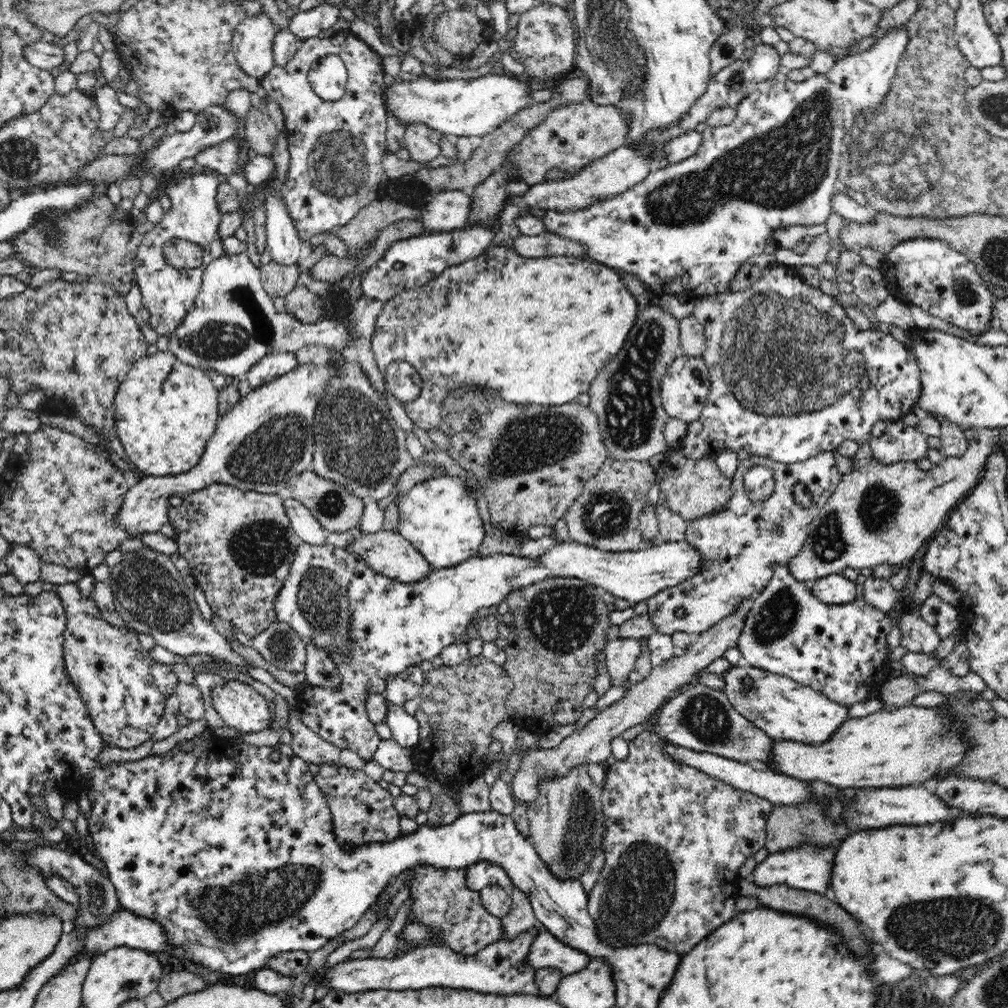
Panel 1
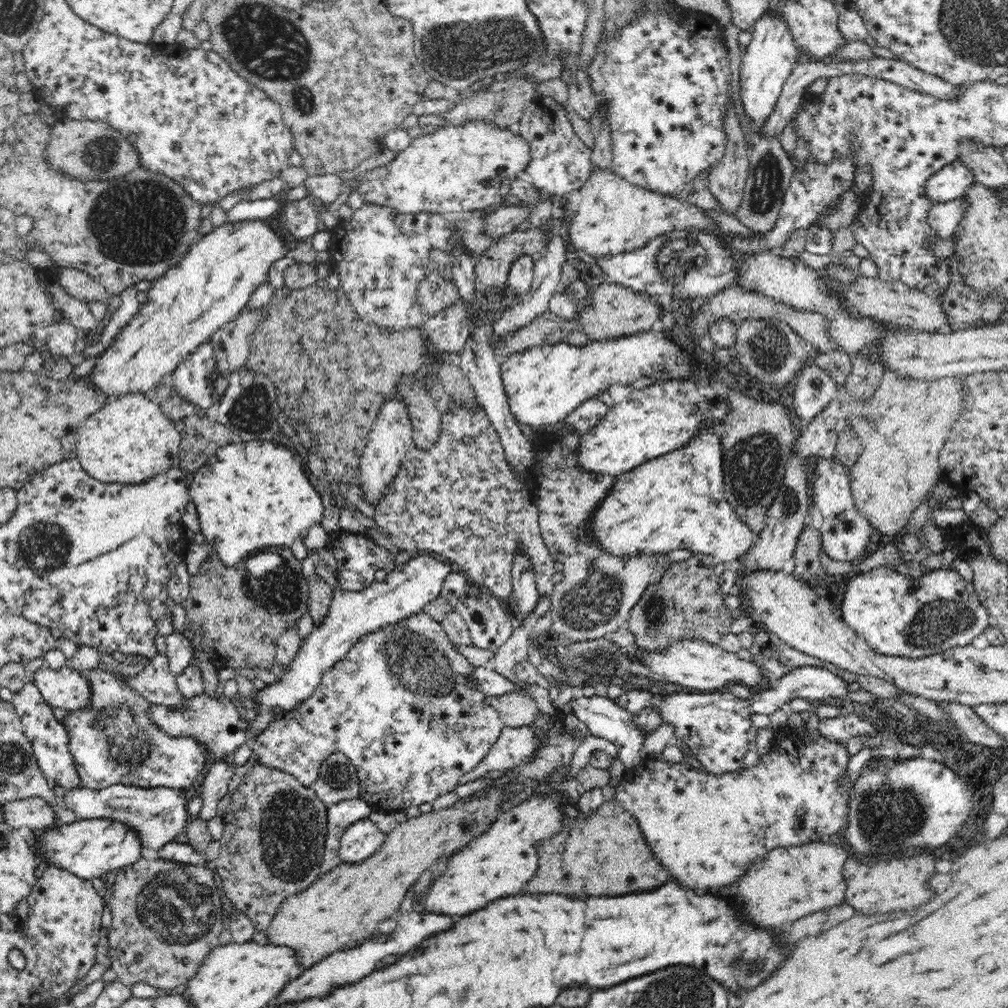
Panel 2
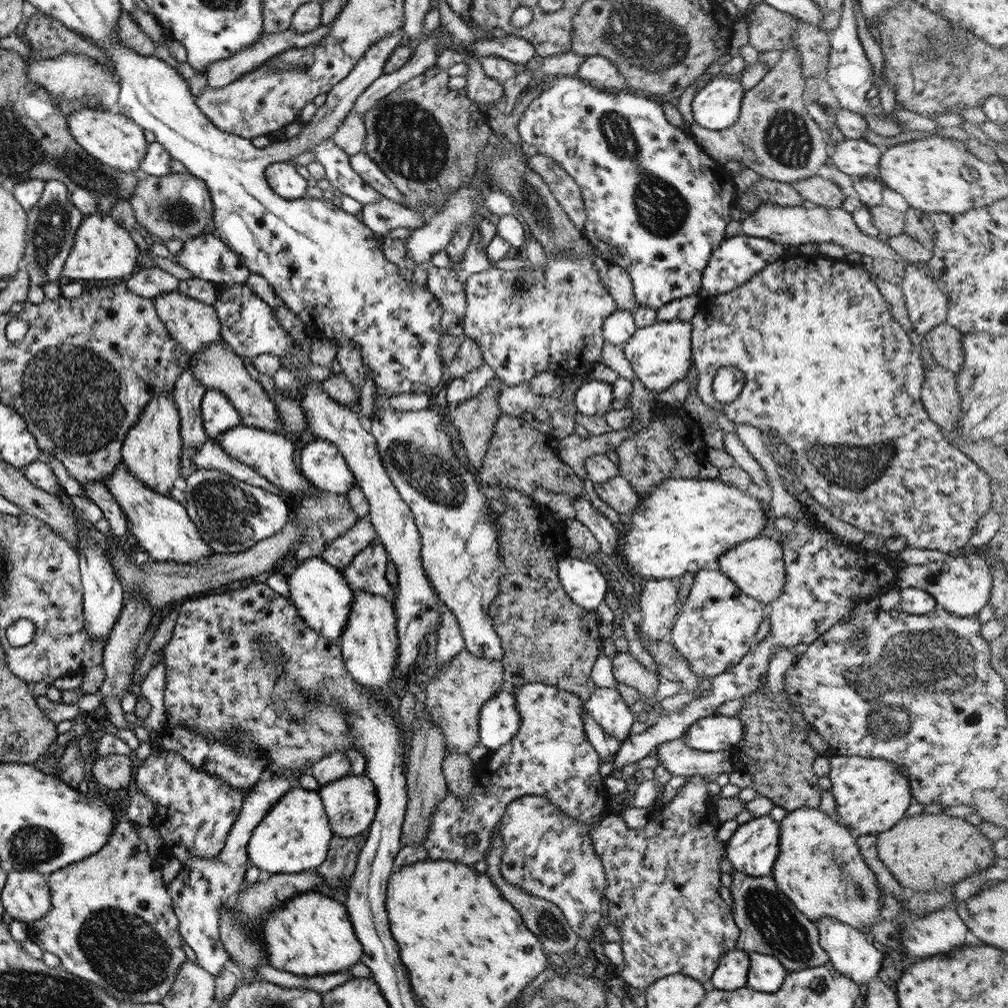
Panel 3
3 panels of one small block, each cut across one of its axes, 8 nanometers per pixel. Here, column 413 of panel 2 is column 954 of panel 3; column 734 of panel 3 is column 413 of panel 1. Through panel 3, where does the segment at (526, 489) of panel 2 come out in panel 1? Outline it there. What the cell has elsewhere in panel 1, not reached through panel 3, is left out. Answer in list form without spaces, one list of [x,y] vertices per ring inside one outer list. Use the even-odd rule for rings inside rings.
[[[491,244],[486,248],[486,250],[480,254],[480,256],[476,256],[476,258],[468,259],[466,262],[462,262],[460,264],[456,264],[455,266],[446,268],[446,270],[442,271],[441,274],[434,278],[431,282],[428,282],[425,286],[420,286],[417,288],[406,289],[403,292],[400,292],[397,296],[394,296],[391,300],[384,301],[384,305],[382,311],[378,318],[376,318],[376,324],[374,324],[375,330],[374,335],[372,336],[371,348],[374,351],[374,359],[376,359],[376,365],[378,365],[378,371],[383,374],[384,370],[388,365],[391,365],[395,362],[406,362],[420,375],[422,379],[422,390],[420,390],[420,394],[414,398],[414,400],[410,400],[411,402],[400,403],[399,400],[396,399],[399,404],[402,404],[404,411],[408,414],[408,417],[412,420],[415,425],[418,425],[422,430],[428,432],[429,430],[440,430],[440,423],[443,421],[442,410],[444,408],[444,402],[446,402],[446,397],[453,393],[454,390],[462,388],[462,387],[472,387],[474,389],[478,389],[480,391],[490,390],[492,389],[494,392],[498,392],[502,398],[504,398],[505,402],[514,402],[514,404],[534,404],[534,405],[543,405],[543,406],[553,406],[553,405],[564,405],[570,404],[570,402],[577,401],[577,398],[580,394],[584,394],[584,392],[588,392],[590,390],[590,384],[594,382],[594,378],[600,374],[600,370],[604,370],[604,366],[616,356],[616,352],[622,348],[622,344],[626,341],[630,330],[632,329],[632,325],[634,324],[637,314],[638,314],[638,306],[636,304],[635,298],[632,297],[632,294],[626,288],[623,280],[620,278],[620,272],[614,270],[612,268],[606,267],[601,263],[594,262],[593,260],[586,260],[581,258],[576,258],[574,256],[546,256],[540,258],[524,258],[520,256],[516,249],[513,246],[506,246],[504,244]]]

